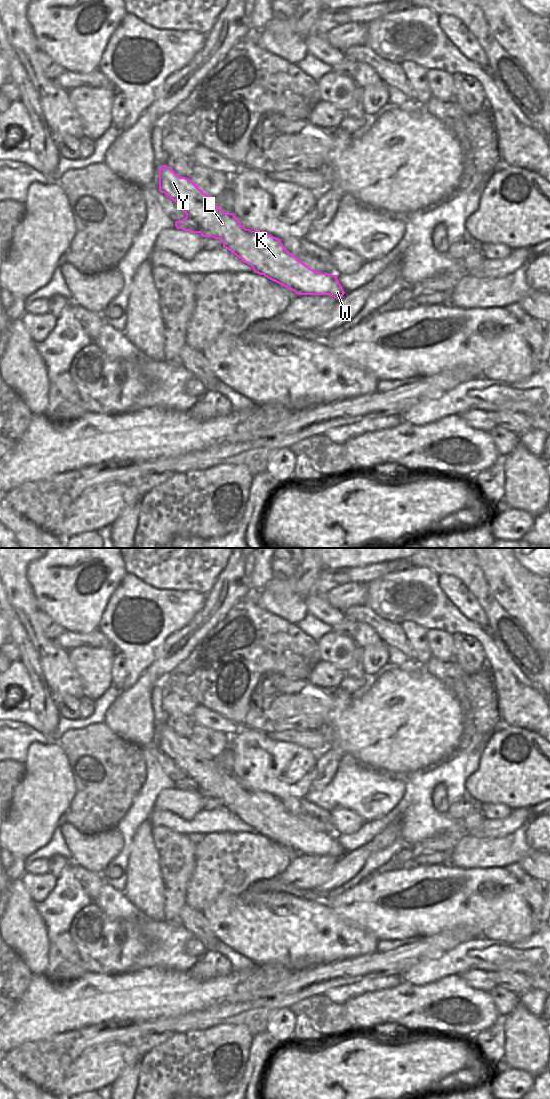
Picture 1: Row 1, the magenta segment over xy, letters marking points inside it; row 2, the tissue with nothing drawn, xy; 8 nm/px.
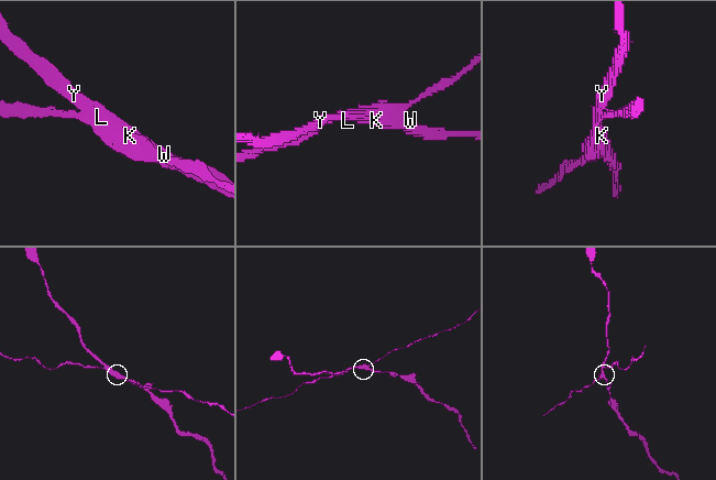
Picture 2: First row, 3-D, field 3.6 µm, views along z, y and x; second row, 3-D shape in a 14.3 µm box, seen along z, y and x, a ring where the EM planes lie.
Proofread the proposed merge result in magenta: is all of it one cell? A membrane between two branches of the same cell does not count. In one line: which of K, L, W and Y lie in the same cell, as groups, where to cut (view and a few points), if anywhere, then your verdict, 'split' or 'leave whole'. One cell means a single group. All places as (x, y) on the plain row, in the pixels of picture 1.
K L W Y | no cut | leave whole

